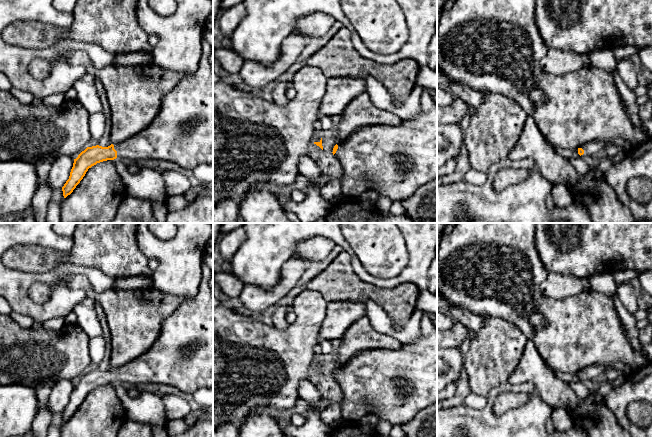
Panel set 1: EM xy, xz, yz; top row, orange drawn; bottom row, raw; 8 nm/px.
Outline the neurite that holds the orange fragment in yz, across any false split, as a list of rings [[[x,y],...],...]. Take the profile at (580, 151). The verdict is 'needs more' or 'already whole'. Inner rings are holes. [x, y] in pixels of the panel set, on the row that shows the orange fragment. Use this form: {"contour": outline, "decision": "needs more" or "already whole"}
{"contour": [[[602,141],[588,142],[578,148],[578,154],[583,158],[595,157],[596,153],[606,144],[607,142]]], "decision": "needs more"}

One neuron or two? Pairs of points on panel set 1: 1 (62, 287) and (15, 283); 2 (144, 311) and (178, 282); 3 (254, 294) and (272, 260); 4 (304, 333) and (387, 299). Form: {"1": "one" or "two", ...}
{"1": "one", "2": "two", "3": "two", "4": "two"}

